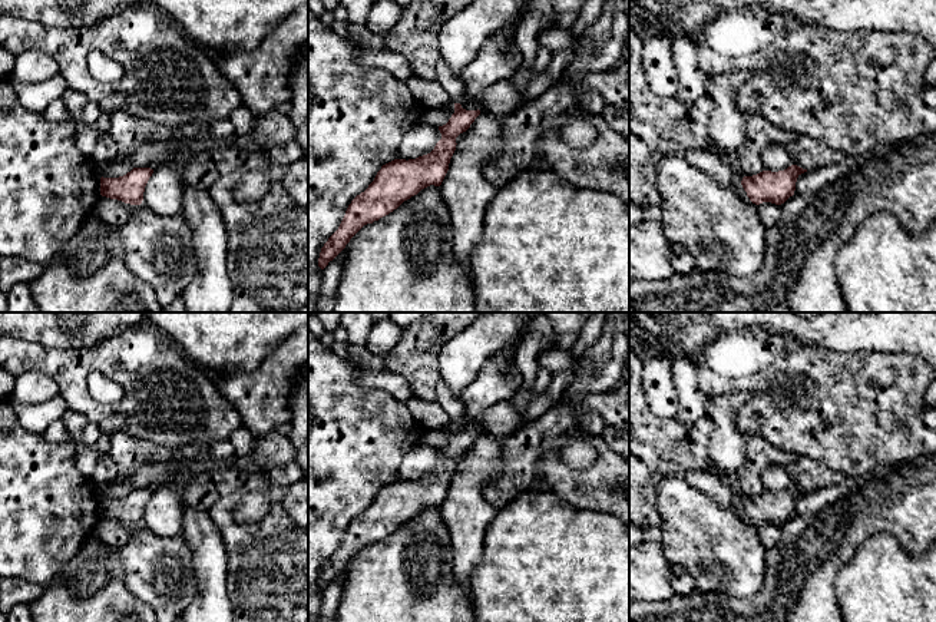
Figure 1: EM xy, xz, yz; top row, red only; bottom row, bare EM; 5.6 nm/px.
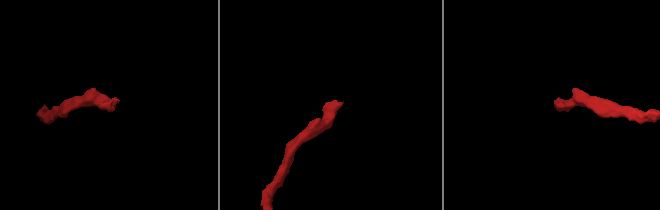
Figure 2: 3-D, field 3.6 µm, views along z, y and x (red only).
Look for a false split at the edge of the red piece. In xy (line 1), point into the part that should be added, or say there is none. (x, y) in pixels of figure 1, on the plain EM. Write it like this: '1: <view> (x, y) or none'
1: none

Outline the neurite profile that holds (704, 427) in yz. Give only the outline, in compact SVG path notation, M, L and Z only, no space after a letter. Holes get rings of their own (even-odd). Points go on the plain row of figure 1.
M629 348L629 523L639 529L661 527L656 492L665 477L707 472L715 430L708 416L689 426L655 416L642 374L644 361Z

